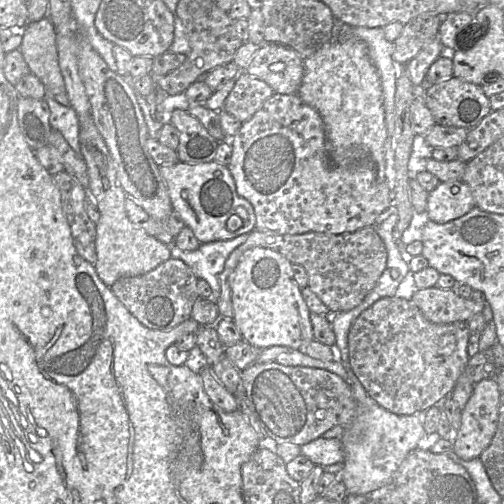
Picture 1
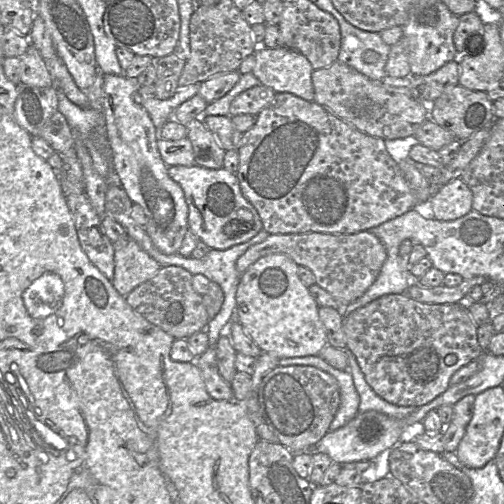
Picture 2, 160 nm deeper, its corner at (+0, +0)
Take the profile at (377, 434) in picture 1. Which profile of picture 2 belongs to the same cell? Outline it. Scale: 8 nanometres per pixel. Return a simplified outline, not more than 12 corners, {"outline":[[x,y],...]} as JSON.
{"outline":[[345,350],[349,373],[360,398],[359,413],[373,410],[402,419],[418,407],[396,406],[366,382],[352,352]]}

